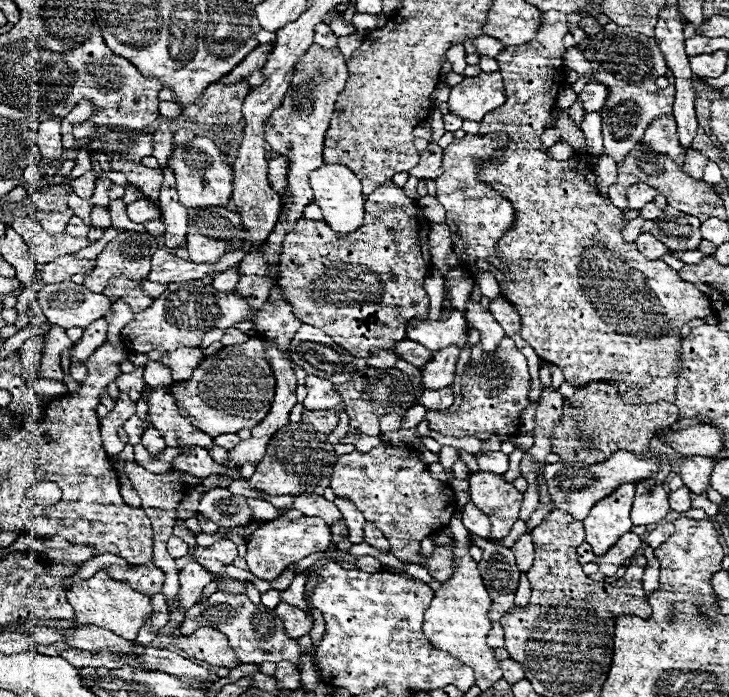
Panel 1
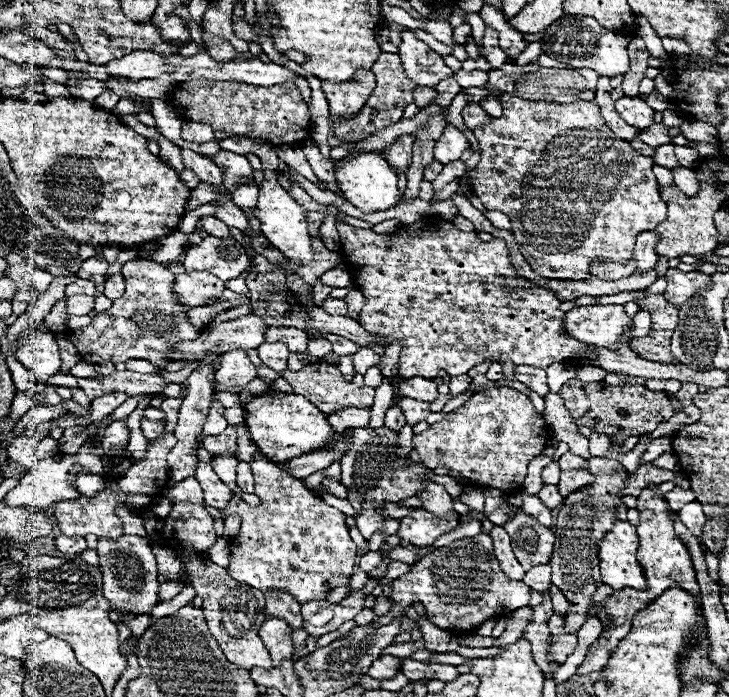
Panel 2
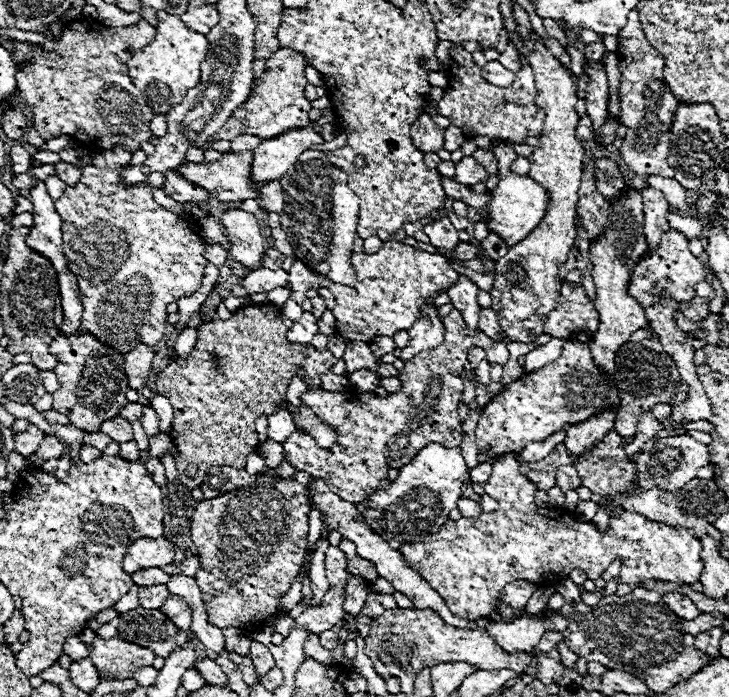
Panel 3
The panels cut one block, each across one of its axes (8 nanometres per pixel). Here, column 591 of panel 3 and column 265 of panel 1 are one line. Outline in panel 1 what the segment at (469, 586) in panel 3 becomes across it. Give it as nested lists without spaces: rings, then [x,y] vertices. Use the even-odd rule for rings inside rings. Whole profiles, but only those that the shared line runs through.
[[[284,516],[264,522],[260,528],[256,528],[256,532],[250,536],[248,552],[246,552],[246,562],[250,572],[256,578],[262,580],[274,580],[282,574],[282,570],[292,564],[298,562],[310,554],[316,552],[324,552],[328,548],[330,542],[330,528],[328,524],[324,524],[320,518],[310,518],[310,516],[302,516],[298,520],[288,520]]]

